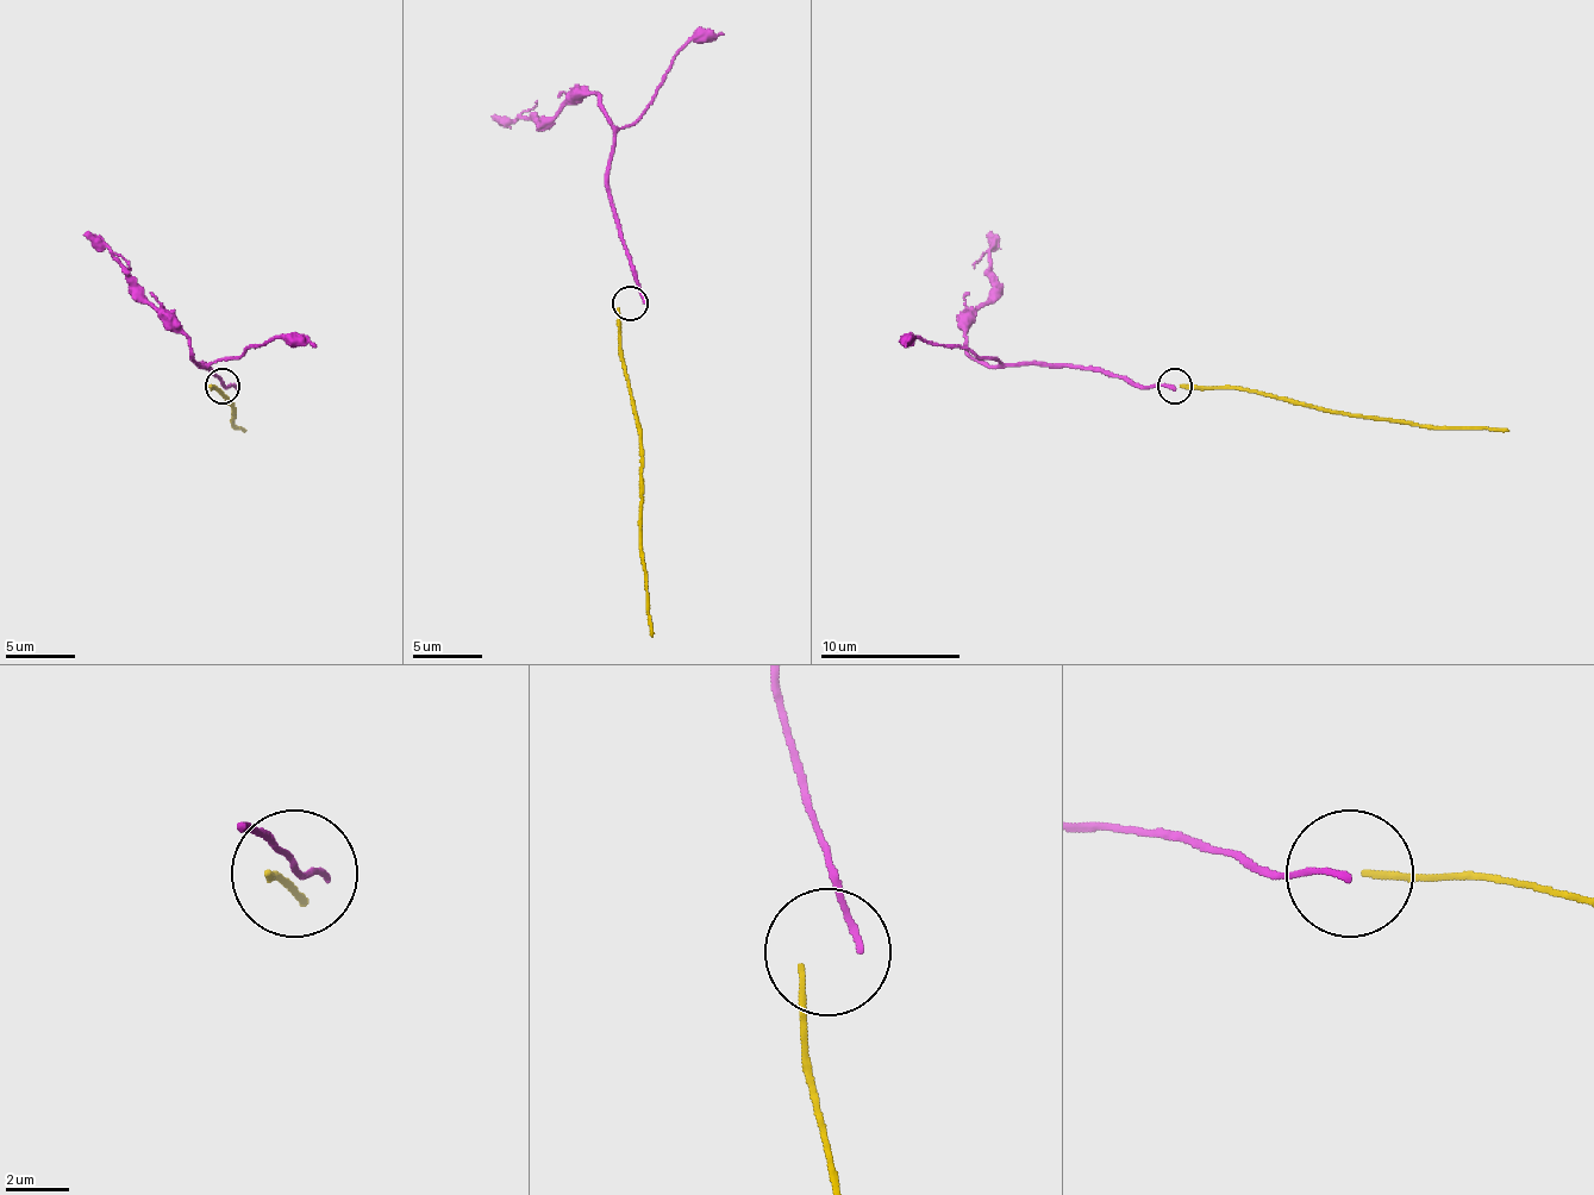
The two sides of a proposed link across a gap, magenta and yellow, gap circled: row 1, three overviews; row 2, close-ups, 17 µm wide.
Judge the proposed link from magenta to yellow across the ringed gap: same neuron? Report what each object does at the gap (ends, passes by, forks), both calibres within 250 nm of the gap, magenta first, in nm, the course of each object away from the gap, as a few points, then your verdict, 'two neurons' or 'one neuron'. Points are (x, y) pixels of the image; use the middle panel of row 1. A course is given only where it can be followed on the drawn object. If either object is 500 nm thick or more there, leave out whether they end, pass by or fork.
magenta ends | yellow ends | 240/200 nm | magenta via (642, 304), (635, 266), (611, 199), (607, 161), (614, 125), (600, 98), (580, 94), (551, 119), (492, 116) | yellow via (618, 307), (622, 367), (642, 454), (642, 558), (652, 636) | two neurons

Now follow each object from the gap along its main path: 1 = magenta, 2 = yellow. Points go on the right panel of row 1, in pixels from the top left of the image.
1: (1176, 386), (1137, 386), (1110, 371), (1071, 364), (998, 364), (969, 355), (966, 326), (991, 299), (987, 232)
2: (1179, 386), (1238, 386), (1326, 411), (1507, 431)

